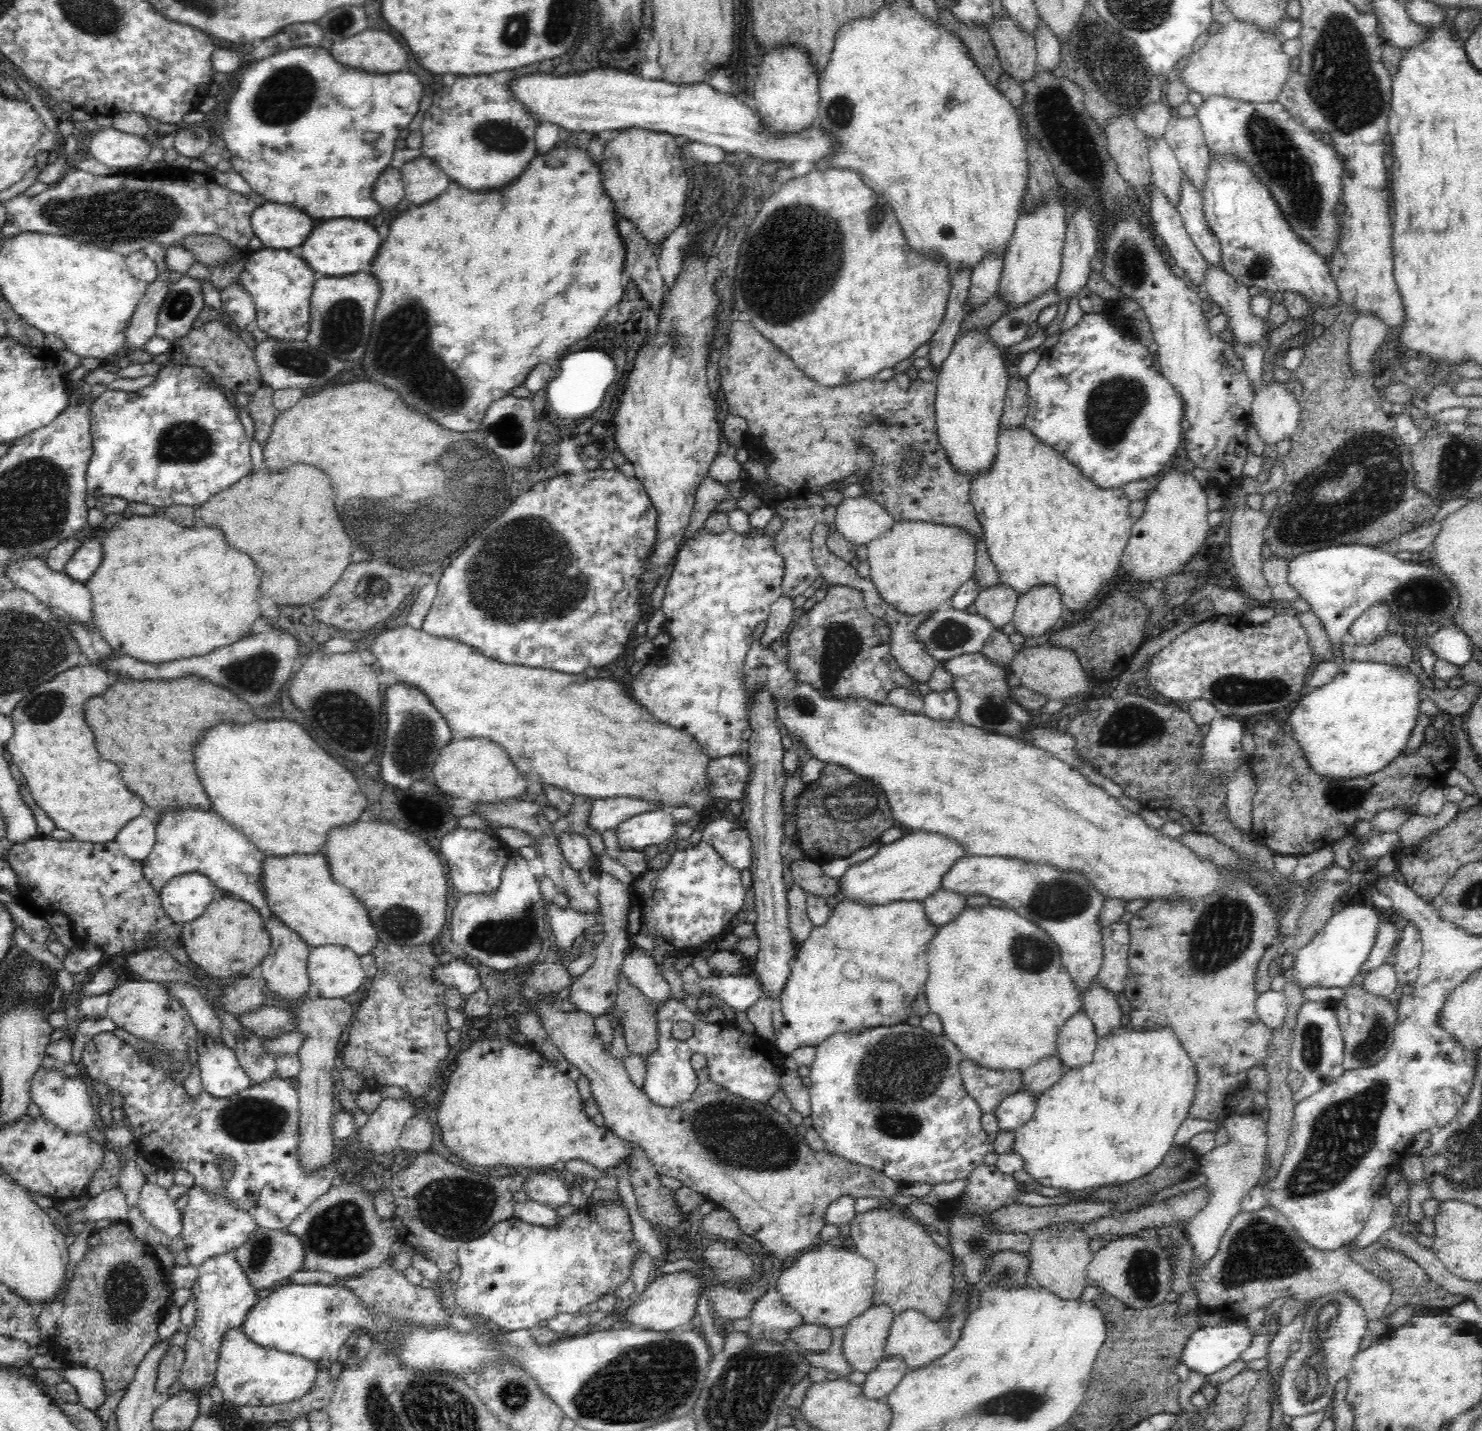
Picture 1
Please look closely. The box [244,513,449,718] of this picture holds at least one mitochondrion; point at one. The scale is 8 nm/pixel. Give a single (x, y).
(377, 584)

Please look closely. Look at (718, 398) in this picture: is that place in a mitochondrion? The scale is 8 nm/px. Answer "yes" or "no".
no

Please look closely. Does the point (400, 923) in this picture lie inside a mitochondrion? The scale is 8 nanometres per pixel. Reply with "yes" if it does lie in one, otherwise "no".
yes

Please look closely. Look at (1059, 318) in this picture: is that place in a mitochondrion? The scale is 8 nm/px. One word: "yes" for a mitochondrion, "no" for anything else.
no

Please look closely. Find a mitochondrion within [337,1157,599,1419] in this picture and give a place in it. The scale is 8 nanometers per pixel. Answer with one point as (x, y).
(452, 1208)

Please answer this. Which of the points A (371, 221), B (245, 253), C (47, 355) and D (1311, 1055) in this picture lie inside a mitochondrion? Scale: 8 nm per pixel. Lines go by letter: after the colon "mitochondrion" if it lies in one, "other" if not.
A: other
B: other
C: other
D: mitochondrion

